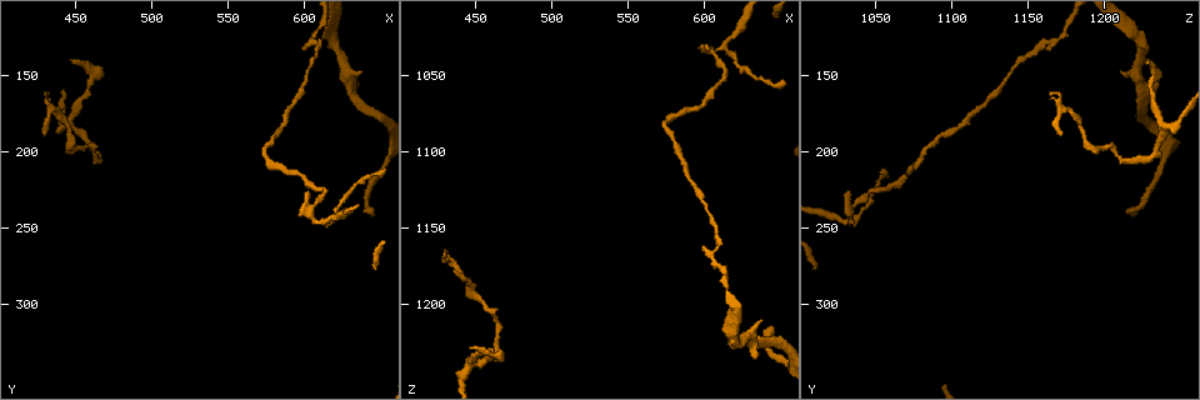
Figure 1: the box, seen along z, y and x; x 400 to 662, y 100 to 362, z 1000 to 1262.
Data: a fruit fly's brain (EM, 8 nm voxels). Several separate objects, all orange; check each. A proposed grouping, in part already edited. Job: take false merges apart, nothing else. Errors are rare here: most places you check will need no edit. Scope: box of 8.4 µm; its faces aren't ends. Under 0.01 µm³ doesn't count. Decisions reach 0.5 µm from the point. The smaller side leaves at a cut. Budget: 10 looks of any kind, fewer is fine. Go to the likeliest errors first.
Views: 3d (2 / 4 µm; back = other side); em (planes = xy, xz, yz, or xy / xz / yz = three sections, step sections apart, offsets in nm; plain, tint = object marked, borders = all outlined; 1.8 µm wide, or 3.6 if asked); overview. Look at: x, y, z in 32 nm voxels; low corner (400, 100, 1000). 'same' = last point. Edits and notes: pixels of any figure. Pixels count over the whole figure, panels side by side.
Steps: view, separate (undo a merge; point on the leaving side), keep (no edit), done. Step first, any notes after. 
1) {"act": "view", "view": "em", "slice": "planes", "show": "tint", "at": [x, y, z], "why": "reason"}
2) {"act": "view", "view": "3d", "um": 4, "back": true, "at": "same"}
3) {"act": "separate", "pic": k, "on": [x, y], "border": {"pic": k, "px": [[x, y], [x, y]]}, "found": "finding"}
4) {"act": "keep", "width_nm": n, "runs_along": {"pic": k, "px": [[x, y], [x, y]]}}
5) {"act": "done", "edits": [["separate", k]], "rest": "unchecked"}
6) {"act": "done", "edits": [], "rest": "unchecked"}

{"act": "view", "view": "3d", "um": 2, "at": [610, 246, 1034]}

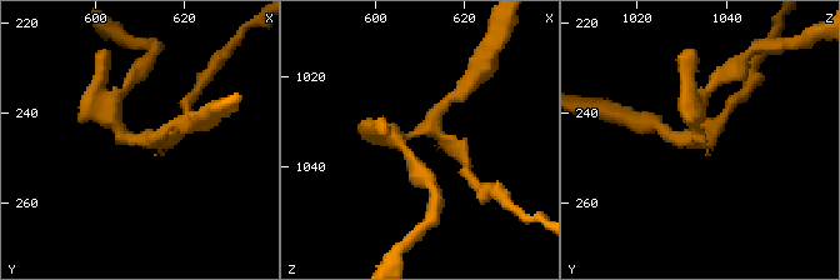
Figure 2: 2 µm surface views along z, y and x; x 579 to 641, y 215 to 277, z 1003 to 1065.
{"act": "view", "view": "em", "slice": "planes", "show": "tint", "at": [611, 247, 1033]}

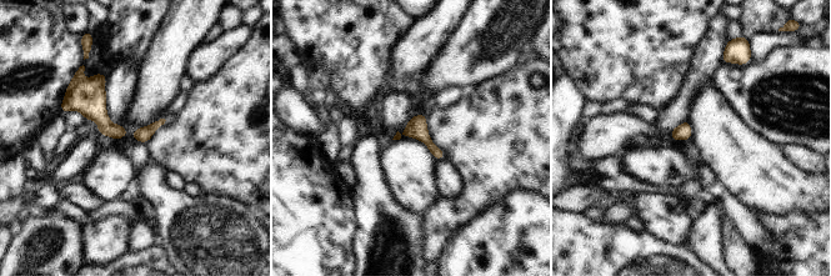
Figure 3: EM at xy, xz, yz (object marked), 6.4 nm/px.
{"act": "keep", "width_nm": 100, "found": "continuous, no second cell"}

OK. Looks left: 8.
{"act": "view", "view": "3d", "um": 4, "at": [446, 182, 1238], "why": "a fork"}

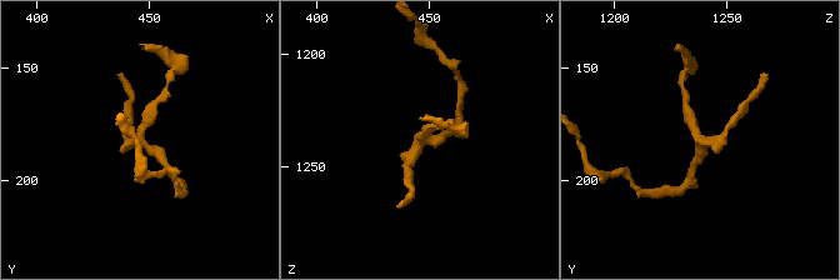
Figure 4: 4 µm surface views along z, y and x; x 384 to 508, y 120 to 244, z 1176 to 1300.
{"act": "view", "view": "em", "slice": "planes", "show": "tint", "at": [446, 182, 1238], "arms": 3}

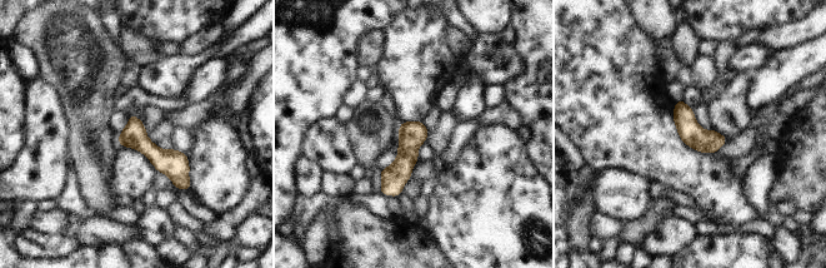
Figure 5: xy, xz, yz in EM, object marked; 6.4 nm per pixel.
{"act": "keep", "found": "continuous, no second cell"}

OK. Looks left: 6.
{"act": "view", "view": "3d", "um": 4, "at": [438, 176, 1178], "why": "sharp bend"}

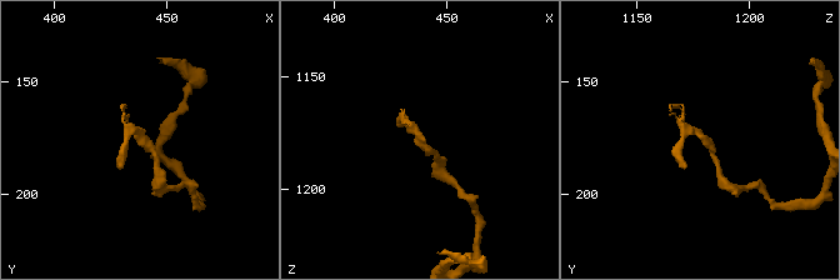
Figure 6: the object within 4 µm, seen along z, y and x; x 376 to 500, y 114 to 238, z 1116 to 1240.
{"act": "view", "view": "em", "slice": "planes", "show": "tint", "at": [438, 175, 1178], "why": "need the tissue"}

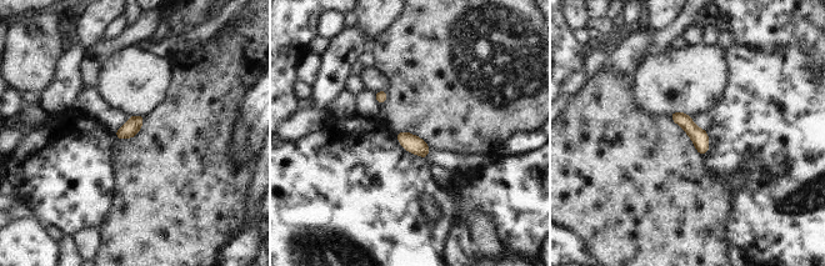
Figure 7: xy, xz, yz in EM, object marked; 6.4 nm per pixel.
{"act": "keep", "width_nm": 100, "runs_along": {"pic": 7, "px": [[675, 115], [700, 139], [703, 150]]}, "found": "all the same cell"}

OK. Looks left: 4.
{"act": "view", "view": "3d", "um": 2, "at": [574, 202, 1080], "why": "sharp bend"}

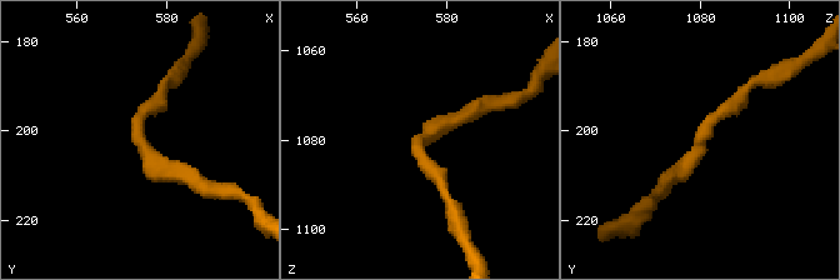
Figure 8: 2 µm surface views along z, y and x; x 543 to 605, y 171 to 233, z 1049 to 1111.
{"act": "view", "view": "em", "slice": "planes", "show": "borders", "at": [573, 201, 1080], "why": "shape alone is not enough"}

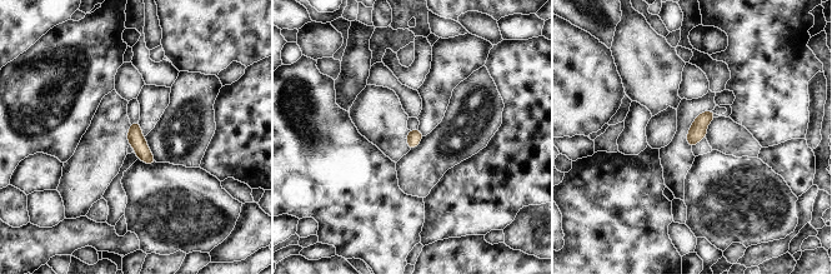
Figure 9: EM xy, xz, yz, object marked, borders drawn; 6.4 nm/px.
{"act": "keep", "found": "one cell here"}

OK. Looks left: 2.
{"act": "done", "edits": [], "rest": "unchecked"}

